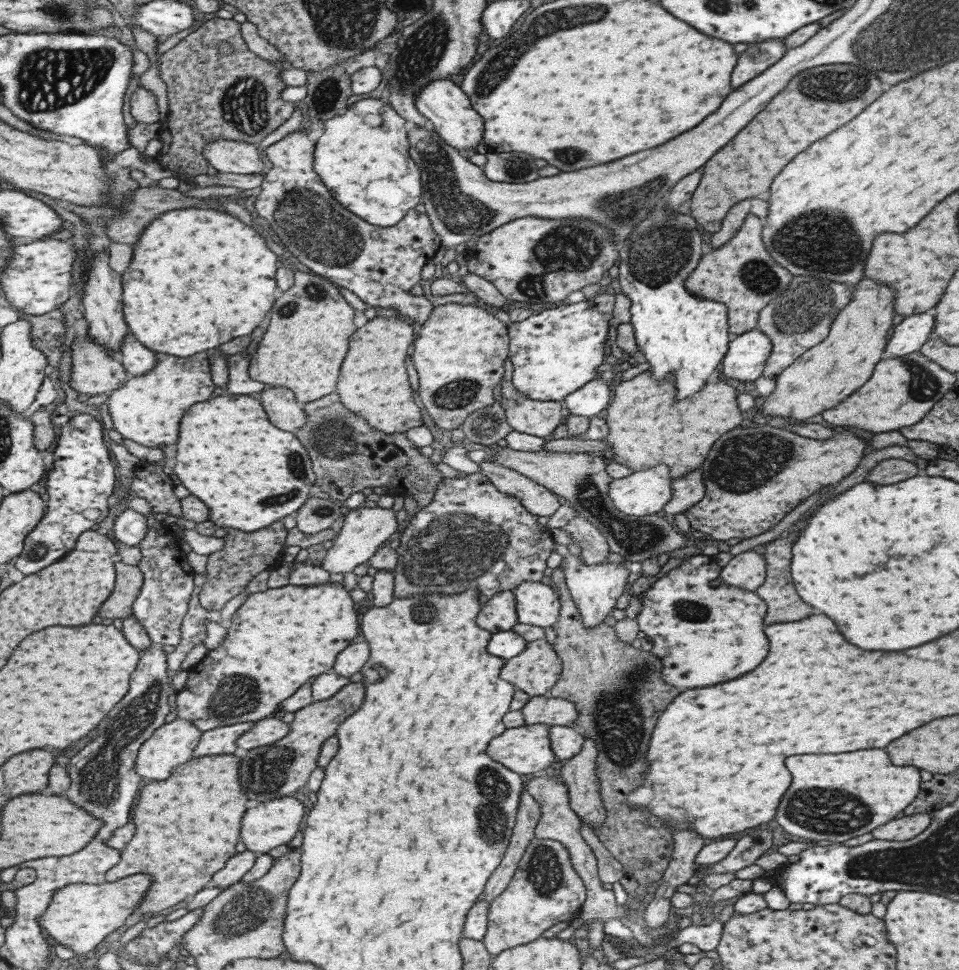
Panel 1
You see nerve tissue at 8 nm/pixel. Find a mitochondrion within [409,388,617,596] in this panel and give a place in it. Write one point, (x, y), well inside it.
(485, 423)

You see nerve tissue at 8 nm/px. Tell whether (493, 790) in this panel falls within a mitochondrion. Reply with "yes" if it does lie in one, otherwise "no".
yes

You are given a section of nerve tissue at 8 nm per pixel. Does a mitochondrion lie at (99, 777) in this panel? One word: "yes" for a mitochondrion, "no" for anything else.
yes

